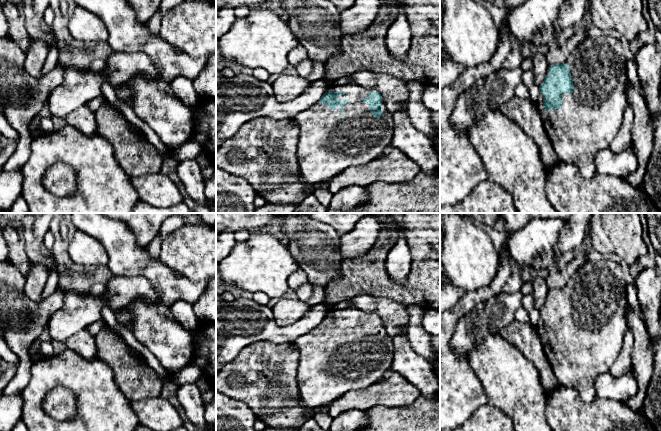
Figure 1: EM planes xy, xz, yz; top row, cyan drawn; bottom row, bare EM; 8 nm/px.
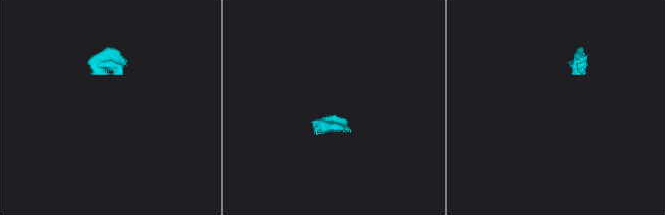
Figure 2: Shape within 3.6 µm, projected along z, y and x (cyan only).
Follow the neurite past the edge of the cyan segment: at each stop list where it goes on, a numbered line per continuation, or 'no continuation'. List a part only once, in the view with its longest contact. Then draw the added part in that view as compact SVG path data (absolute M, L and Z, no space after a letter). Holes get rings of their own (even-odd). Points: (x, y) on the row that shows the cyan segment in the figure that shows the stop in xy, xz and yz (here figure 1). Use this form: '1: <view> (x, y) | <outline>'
1: xz (328, 144) | M356 83L343 85L329 85L327 92L345 92L339 95L337 99L348 100L348 104L337 105L336 110L330 110L330 105L324 103L316 103L309 108L298 113L293 119L297 122L300 136L297 150L297 162L299 165L301 178L309 185L318 184L324 181L330 181L338 173L346 168L364 165L372 162L382 156L384 149L391 145L394 136L394 120L393 113L389 112L386 105L381 99L381 117L375 118L366 102L362 98L369 98L369 92L376 92L376 89L364 88Z

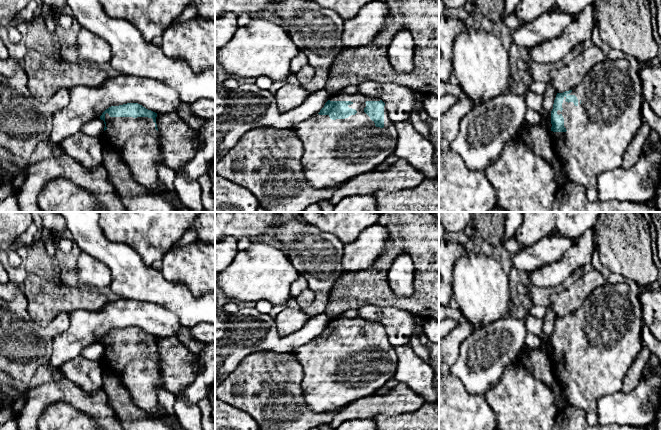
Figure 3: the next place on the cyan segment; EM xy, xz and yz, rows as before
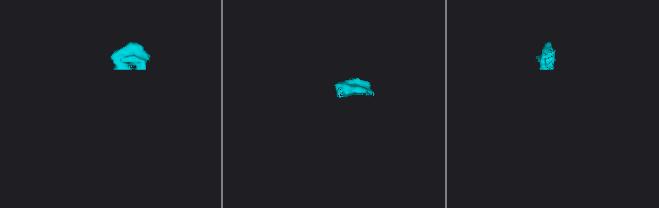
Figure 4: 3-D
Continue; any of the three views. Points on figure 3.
1: yz (599, 130) | M606 59L597 63L568 95L575 95L578 99L578 105L575 106L573 102L566 102L566 97L564 97L563 110L558 110L557 114L563 116L564 127L567 131L549 131L552 150L564 161L568 180L582 186L586 191L588 200L595 202L598 201L597 181L599 175L604 171L622 166L624 154L644 122L642 116L644 98L638 69L632 66L629 59Z

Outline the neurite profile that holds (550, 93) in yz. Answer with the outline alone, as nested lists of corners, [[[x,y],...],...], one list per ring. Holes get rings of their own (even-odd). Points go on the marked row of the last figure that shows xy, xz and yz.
[[[549,81],[546,83],[546,90],[543,94],[542,106],[545,112],[545,115],[548,117],[553,109],[554,100],[556,98],[557,91]]]

